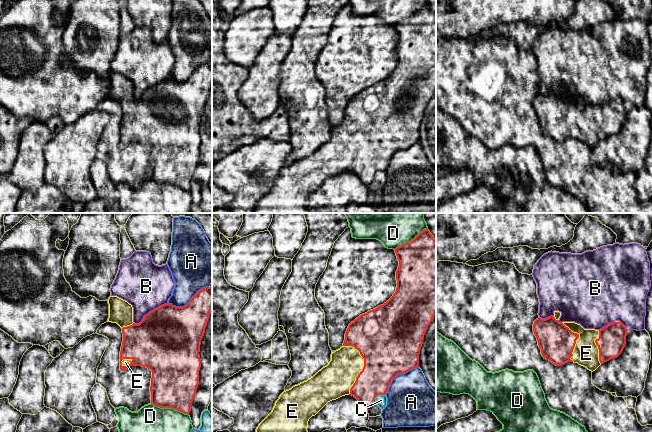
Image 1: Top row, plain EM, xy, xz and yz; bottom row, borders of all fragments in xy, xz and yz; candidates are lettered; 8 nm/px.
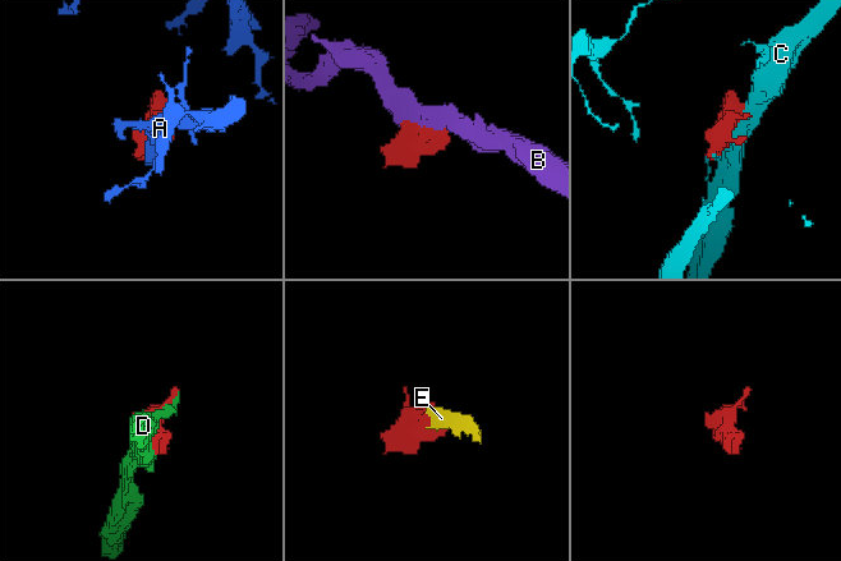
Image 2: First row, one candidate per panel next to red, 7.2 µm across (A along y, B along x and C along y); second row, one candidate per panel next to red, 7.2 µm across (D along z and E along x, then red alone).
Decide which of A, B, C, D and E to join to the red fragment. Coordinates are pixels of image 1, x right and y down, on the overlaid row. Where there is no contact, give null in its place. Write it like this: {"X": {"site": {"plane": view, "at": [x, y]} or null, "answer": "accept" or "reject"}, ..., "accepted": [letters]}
{"A": {"site": {"plane": "xy", "at": [188, 302]}, "answer": "reject"}, "B": {"site": {"plane": "xy", "at": [151, 311]}, "answer": "reject"}, "C": {"site": {"plane": "xz", "at": [377, 395]}, "answer": "reject"}, "D": {"site": {"plane": "xy", "at": [170, 407]}, "answer": "reject"}, "E": {"site": {"plane": "xz", "at": [364, 365]}, "answer": "accept"}, "accepted": ["E"]}

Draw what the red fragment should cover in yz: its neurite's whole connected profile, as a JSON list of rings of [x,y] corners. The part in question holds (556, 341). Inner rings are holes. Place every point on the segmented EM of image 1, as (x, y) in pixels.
[[[554,311],[553,316],[534,321],[533,332],[544,359],[556,366],[578,363],[593,372],[622,353],[628,330],[621,322],[600,330],[584,329],[575,322],[559,322],[560,316]]]

